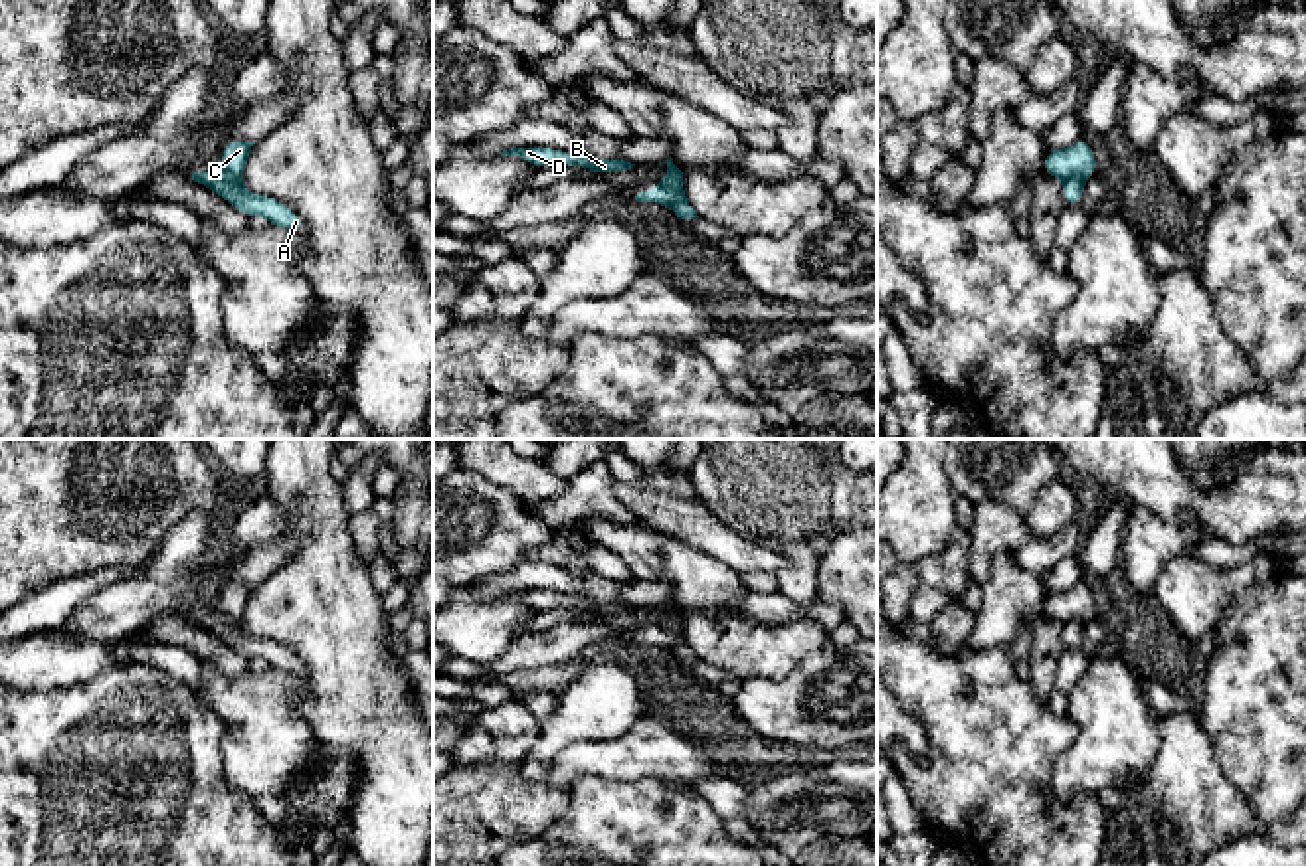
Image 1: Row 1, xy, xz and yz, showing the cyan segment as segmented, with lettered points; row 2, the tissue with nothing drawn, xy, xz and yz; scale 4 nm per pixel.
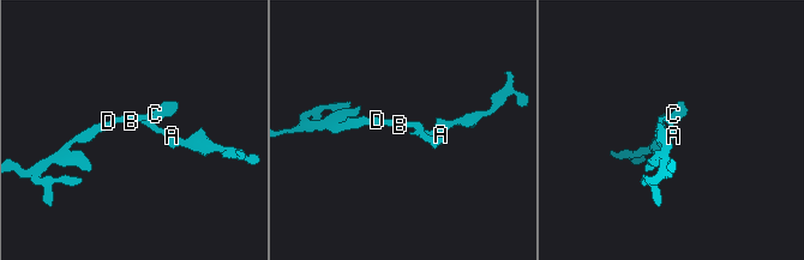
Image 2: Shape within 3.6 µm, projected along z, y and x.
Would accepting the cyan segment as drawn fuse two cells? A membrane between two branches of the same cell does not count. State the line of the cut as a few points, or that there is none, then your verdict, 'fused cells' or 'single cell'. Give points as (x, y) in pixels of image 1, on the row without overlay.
cut in xz along (661, 623), (673, 637), (669, 649); fused cells

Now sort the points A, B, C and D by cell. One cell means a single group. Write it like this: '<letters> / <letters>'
A / B C D

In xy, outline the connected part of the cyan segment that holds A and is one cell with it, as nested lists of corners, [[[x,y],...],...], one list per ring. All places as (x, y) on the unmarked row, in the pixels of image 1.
[[[222,609],[218,613],[194,615],[192,623],[228,643],[245,660],[263,658],[269,668],[293,672],[297,676],[303,676],[307,672],[305,664],[283,645],[271,639],[247,635],[241,623],[228,617]]]

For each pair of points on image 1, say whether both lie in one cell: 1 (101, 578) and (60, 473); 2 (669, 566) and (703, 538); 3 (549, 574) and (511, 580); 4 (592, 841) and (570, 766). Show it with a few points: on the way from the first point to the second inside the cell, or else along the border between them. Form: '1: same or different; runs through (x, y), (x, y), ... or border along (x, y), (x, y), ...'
1: different; border along (143, 562), (99, 568), (54, 582)
2: different; border along (652, 528), (691, 542), (735, 570)
3: same; runs through (539, 576), (521, 578)
4: different; border along (624, 781), (582, 776), (568, 791)

